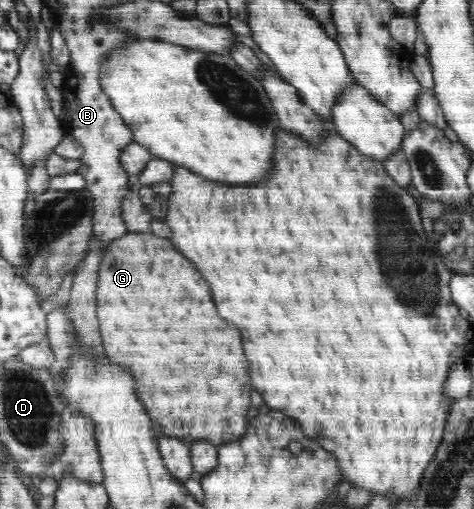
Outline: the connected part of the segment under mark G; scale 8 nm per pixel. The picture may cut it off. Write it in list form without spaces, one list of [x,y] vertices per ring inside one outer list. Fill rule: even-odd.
[[[129,231],[123,238],[104,246],[98,284],[96,315],[104,354],[108,360],[131,372],[137,398],[145,404],[147,414],[157,420],[163,434],[177,436],[190,446],[197,440],[209,440],[219,448],[225,442],[239,440],[245,432],[251,406],[249,396],[253,386],[249,364],[241,348],[239,330],[217,314],[209,284],[195,266],[173,248],[169,239],[159,238],[151,232]]]

